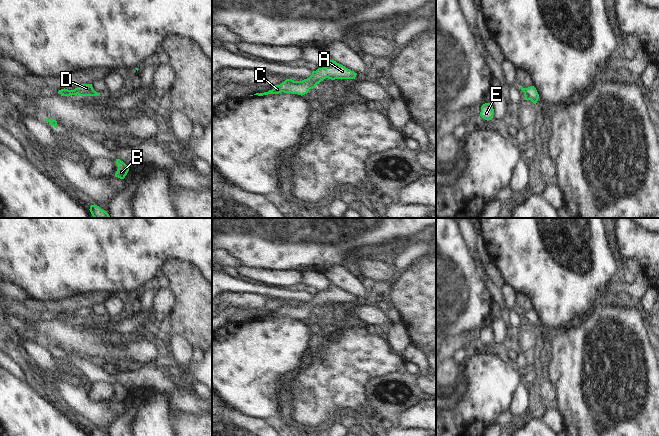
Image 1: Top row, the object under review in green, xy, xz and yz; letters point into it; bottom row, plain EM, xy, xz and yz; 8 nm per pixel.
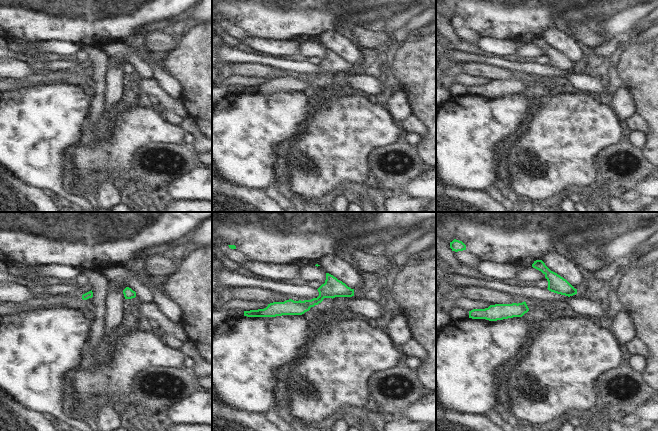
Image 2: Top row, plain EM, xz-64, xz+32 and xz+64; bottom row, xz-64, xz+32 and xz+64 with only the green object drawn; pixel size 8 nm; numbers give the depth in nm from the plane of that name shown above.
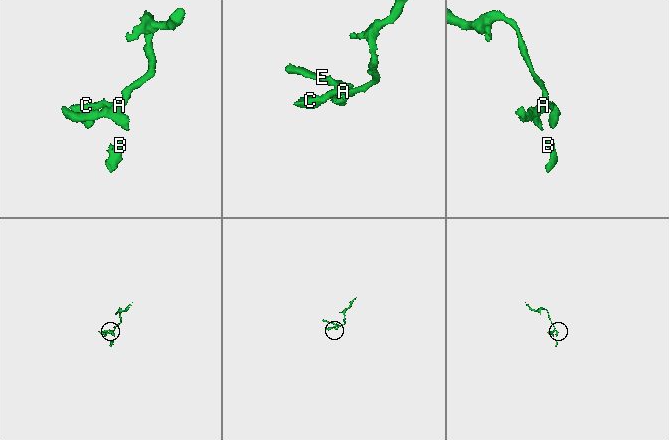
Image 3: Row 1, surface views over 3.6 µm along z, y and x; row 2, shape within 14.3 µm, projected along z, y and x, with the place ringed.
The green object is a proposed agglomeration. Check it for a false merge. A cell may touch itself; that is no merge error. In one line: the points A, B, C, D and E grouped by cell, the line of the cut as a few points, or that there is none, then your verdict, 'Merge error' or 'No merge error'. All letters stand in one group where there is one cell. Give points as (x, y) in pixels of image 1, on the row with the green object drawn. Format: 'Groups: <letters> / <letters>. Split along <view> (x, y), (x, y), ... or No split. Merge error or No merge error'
Groups: A B C D E. No split. No merge error

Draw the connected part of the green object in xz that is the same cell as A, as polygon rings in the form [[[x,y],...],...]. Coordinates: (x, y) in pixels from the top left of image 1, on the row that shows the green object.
[[[330,60],[328,66],[323,68],[318,68],[316,71],[312,72],[312,75],[304,79],[302,81],[294,81],[292,79],[286,79],[280,85],[275,85],[272,90],[264,93],[256,93],[254,95],[263,96],[268,94],[279,94],[281,92],[284,93],[292,93],[298,95],[305,95],[308,93],[310,89],[316,87],[318,83],[328,78],[331,80],[335,79],[355,79],[357,73],[351,71],[345,66],[337,63],[334,60]]]

